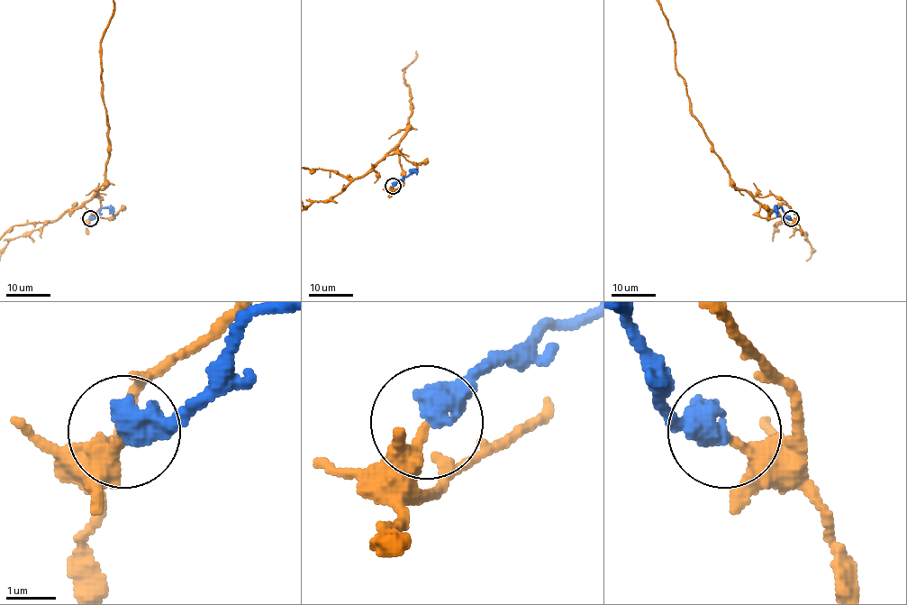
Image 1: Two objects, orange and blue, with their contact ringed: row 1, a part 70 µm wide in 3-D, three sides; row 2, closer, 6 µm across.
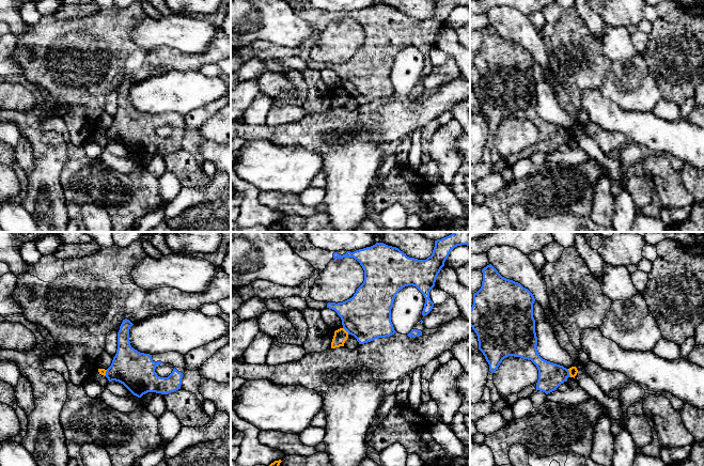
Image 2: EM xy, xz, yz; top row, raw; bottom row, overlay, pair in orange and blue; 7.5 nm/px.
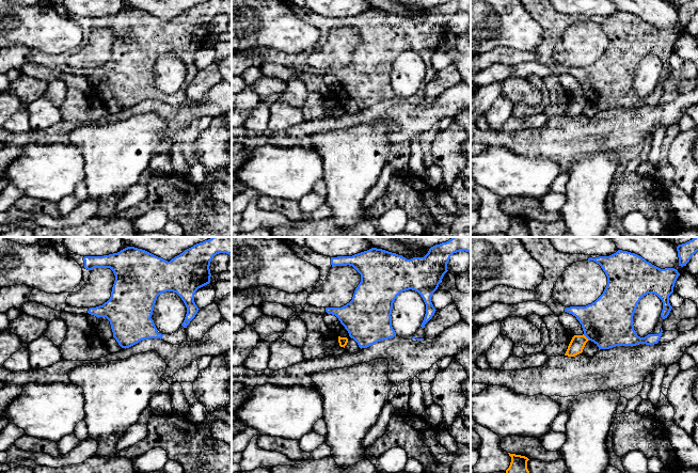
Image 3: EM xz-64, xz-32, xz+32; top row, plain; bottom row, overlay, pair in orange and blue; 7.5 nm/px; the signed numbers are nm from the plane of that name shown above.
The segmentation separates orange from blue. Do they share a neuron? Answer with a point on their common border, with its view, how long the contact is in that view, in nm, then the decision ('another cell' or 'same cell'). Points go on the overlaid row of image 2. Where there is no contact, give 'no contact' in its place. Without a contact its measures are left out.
yz (569, 373) | 70 nm | another cell

